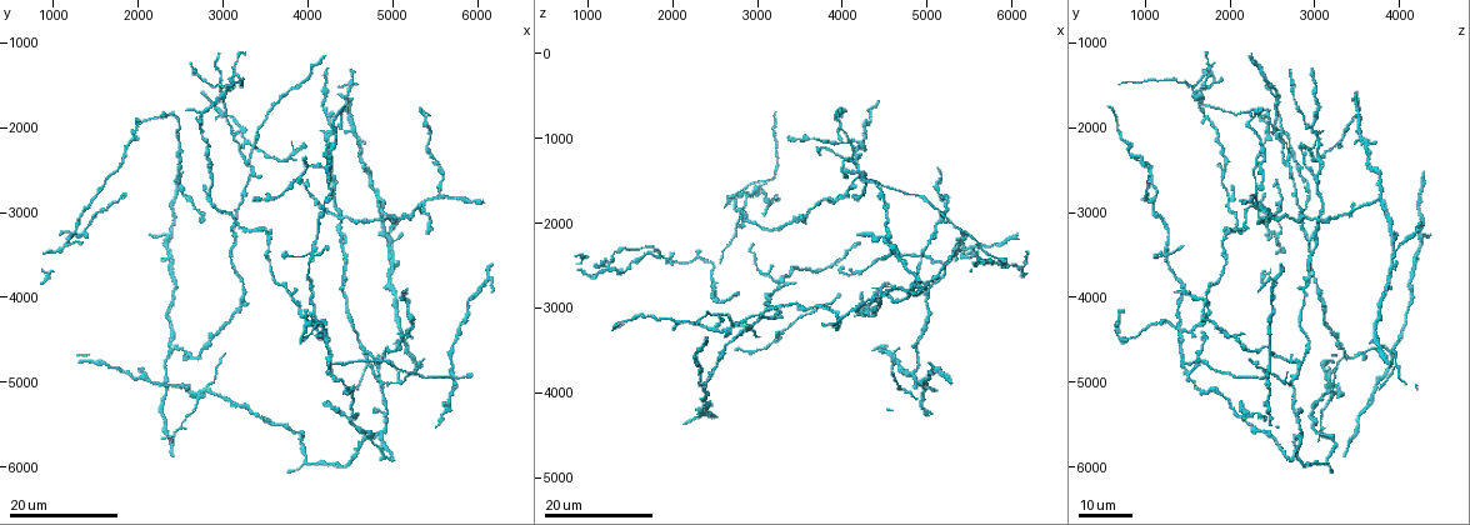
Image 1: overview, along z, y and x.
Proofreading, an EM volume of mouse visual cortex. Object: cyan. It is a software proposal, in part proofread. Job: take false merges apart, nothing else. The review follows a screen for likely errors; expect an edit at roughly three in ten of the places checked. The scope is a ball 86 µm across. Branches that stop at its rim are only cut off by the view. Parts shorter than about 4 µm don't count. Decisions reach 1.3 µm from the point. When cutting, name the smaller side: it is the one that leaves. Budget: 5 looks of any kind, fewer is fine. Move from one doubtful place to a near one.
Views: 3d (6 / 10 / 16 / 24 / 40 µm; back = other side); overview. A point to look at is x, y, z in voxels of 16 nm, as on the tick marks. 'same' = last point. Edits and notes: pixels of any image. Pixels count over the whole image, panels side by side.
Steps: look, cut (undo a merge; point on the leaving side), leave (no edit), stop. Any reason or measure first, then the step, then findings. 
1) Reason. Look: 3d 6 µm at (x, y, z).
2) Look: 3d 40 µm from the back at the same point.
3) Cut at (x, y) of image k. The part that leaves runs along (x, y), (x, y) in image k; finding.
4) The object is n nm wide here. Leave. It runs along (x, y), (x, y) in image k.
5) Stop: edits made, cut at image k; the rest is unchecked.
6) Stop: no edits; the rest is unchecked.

Small branch off a trunk. Look: 3d 16 µm at (4300, 4750, 1450).

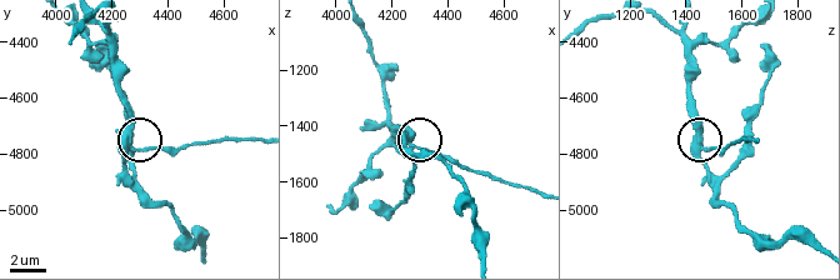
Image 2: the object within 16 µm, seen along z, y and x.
Look: 3d 10 µm at (4270, 4770, 1470).

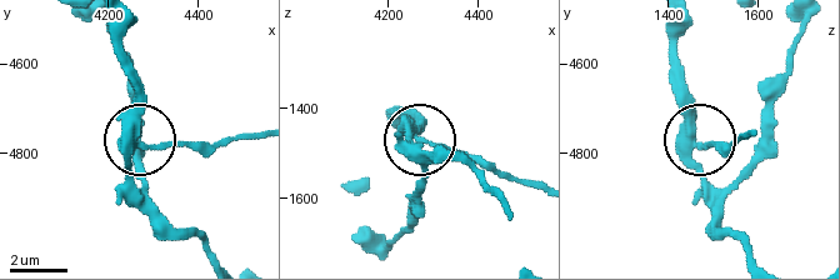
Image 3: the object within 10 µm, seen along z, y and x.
Cut at (171, 143) of image 3. The part that leaves runs along (136, 148), (213, 148), (256, 133) in image 3; a second neuron is stuck on.

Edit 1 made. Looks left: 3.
Look: overview.

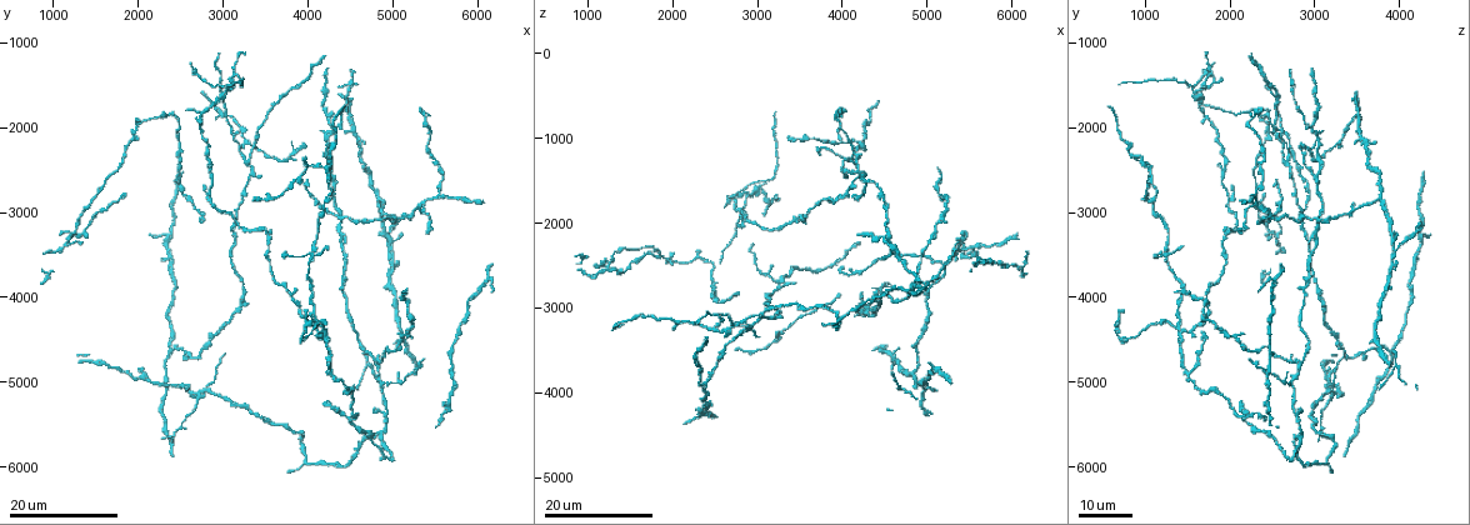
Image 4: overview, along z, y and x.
Three-way junction. Look: 3d 24 µm at (4700, 4800, 3950).

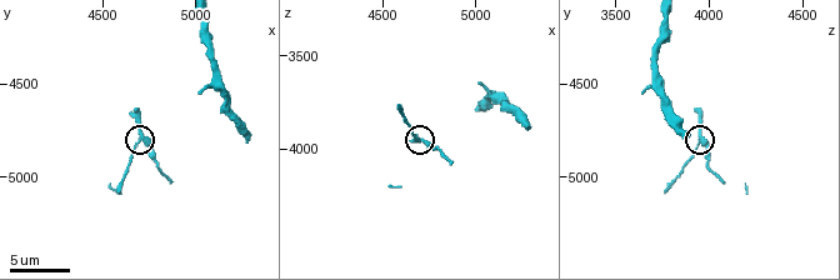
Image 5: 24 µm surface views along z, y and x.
Look: 3d 6 µm at (4720, 4800, 3960).

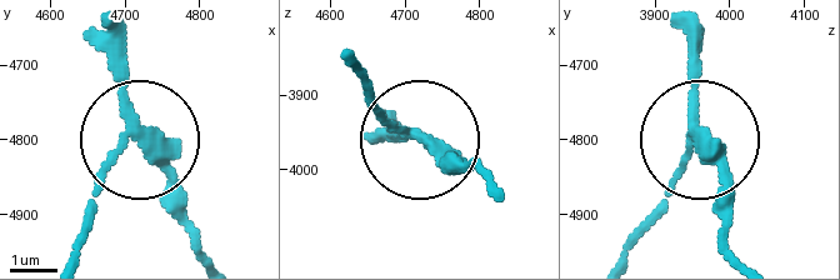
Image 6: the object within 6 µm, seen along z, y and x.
The object is 240 nm wide here. Leave. One neuron here.

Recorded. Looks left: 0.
Stop: edits made, cut at image 3; the rest is unchecked.

